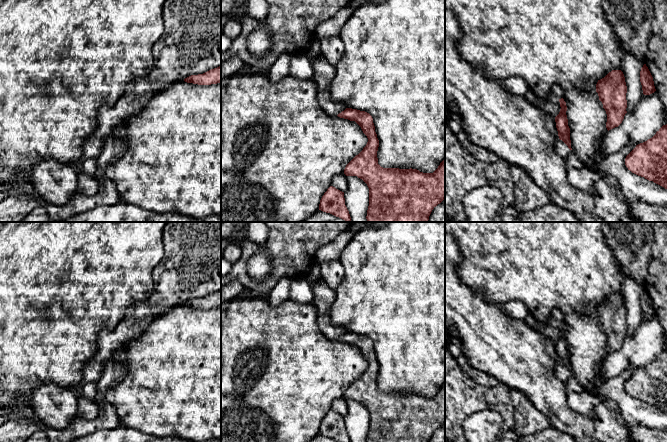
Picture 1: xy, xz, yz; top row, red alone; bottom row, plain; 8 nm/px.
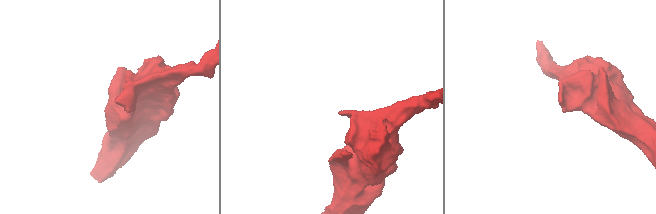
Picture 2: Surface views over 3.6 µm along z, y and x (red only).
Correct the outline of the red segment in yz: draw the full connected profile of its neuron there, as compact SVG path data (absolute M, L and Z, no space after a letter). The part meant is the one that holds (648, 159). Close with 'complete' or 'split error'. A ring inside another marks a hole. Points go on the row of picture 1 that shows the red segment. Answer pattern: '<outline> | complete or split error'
M667 124L663 125L652 138L636 145L626 156L625 165L632 173L667 189Z | complete

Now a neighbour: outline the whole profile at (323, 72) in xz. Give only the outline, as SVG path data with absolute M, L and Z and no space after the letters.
M323 56L311 60L313 67L312 80L317 85L317 100L322 109L330 116L337 116L347 107L336 103L331 98L330 85L336 75L335 66L331 65Z

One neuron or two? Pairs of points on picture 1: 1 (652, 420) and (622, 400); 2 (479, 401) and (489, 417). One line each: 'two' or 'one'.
1: one
2: two

